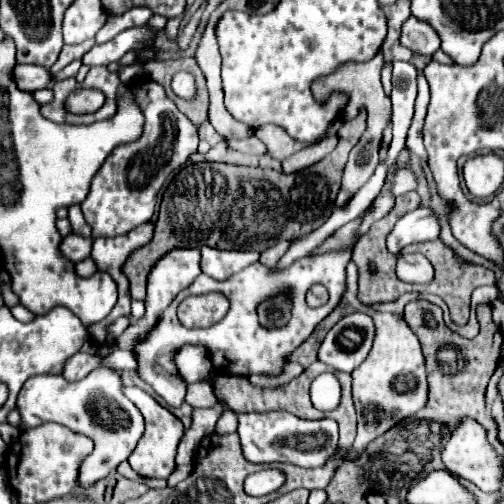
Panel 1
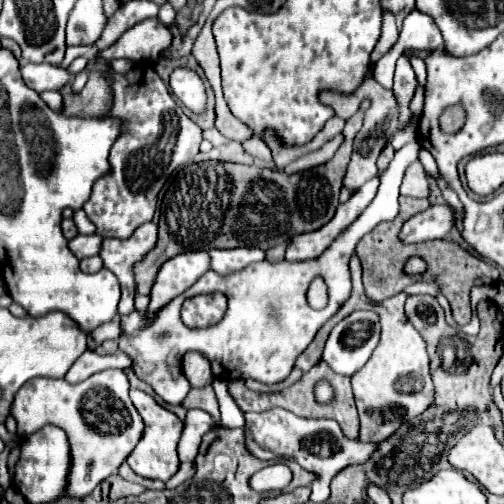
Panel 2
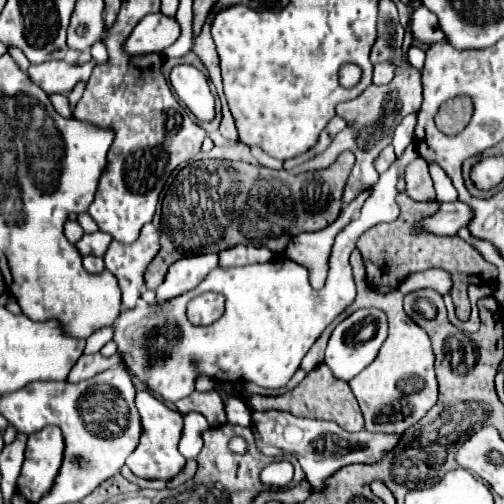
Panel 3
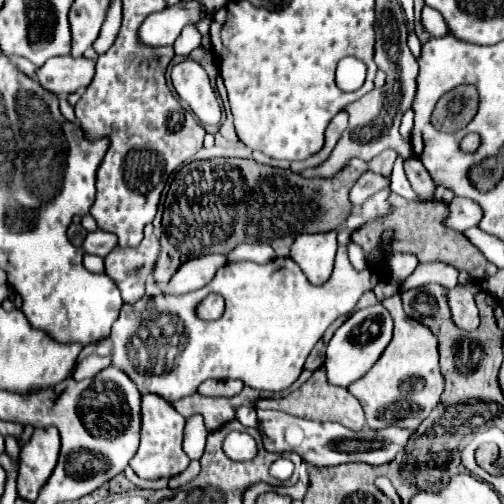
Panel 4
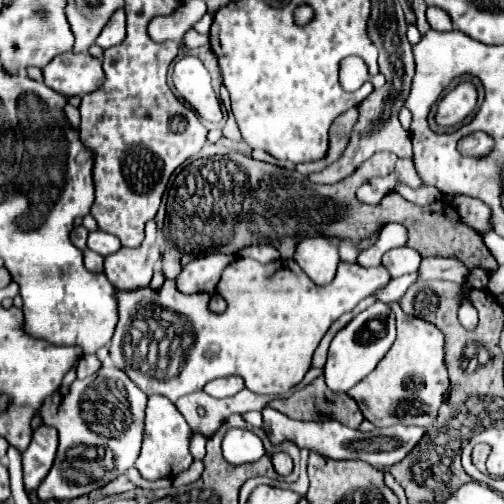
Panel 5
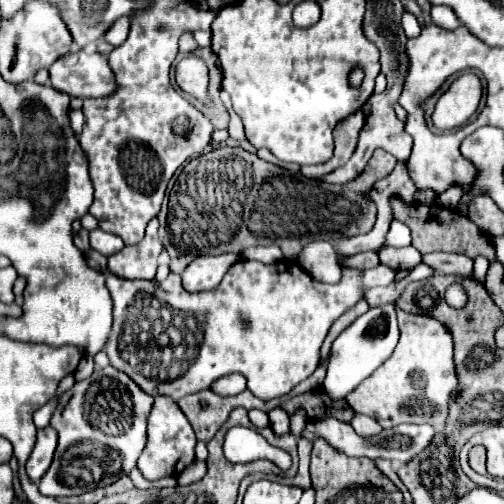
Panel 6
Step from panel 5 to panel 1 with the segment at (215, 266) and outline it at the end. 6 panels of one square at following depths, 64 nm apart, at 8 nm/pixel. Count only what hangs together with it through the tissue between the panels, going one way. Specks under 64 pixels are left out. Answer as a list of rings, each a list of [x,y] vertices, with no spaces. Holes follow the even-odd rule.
[[[176,248],[165,254],[150,271],[148,276],[148,294],[146,294],[146,314],[136,320],[128,330],[124,330],[124,334],[118,338],[118,348],[122,350],[132,350],[134,344],[138,340],[142,340],[152,326],[158,322],[160,314],[168,308],[170,300],[182,292],[184,288],[188,288],[188,284],[192,284],[192,280],[196,280],[196,276],[200,274],[200,250],[198,248]]]

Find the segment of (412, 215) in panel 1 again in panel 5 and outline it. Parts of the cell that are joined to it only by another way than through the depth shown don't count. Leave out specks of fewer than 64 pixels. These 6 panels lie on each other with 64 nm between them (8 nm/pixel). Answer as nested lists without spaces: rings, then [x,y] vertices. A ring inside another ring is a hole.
[[[456,196],[454,206],[460,214],[460,218],[472,226],[478,232],[490,232],[492,224],[490,224],[490,216],[492,210],[488,210],[488,204],[484,204],[482,200],[470,198],[470,196]]]

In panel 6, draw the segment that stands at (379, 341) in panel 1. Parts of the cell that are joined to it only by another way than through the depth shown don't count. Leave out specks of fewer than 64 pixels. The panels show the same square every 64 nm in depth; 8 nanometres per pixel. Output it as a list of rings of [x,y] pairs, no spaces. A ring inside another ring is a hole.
[[[398,310],[398,324],[400,342],[394,354],[368,380],[346,396],[350,408],[358,412],[351,425],[363,437],[372,437],[379,434],[382,428],[394,428],[402,422],[446,426],[448,406],[458,394],[460,382],[454,366],[452,334],[448,328],[444,328],[444,324],[432,316],[408,314],[404,310]]]

